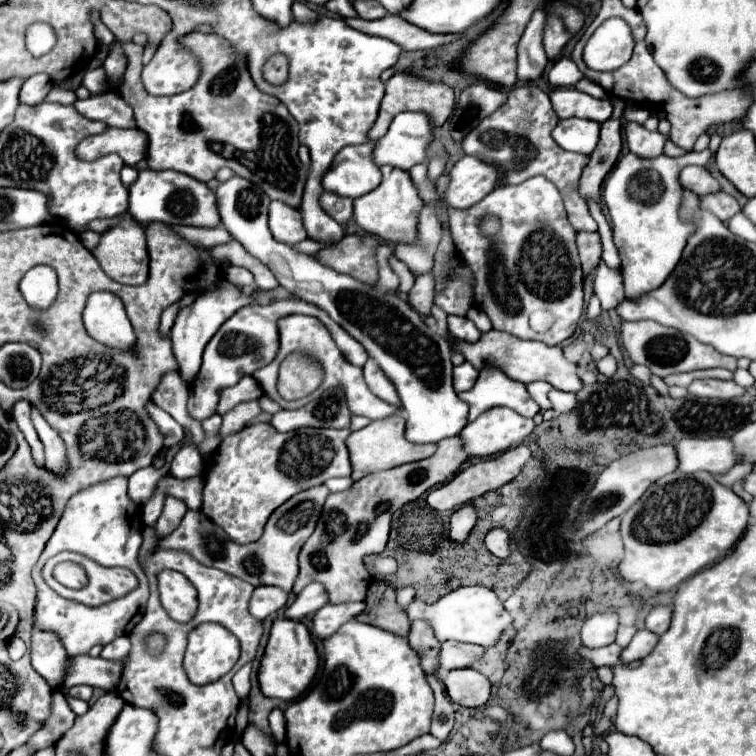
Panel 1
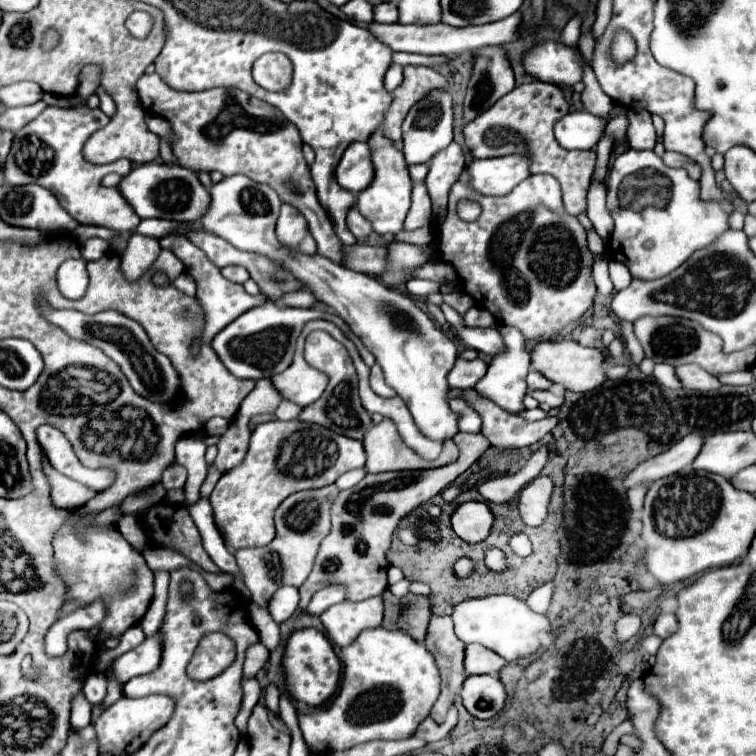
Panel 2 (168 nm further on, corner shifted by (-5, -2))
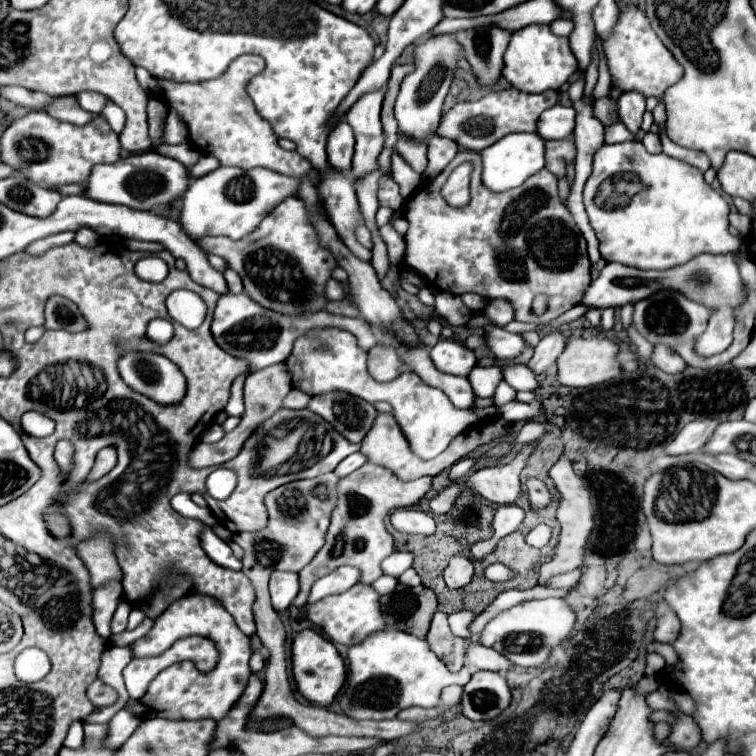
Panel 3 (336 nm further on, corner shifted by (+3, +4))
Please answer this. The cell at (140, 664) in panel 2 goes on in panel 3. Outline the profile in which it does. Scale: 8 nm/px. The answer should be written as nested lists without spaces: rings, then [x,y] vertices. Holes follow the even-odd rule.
[[[184,596],[176,602],[172,602],[160,616],[154,620],[154,628],[132,644],[134,656],[152,656],[156,652],[162,652],[170,648],[176,640],[186,636],[204,636],[210,638],[216,644],[218,650],[218,662],[212,672],[198,672],[193,662],[184,661],[166,668],[162,676],[156,676],[150,684],[150,690],[140,700],[130,700],[126,708],[136,712],[140,718],[154,718],[152,714],[166,714],[166,720],[202,720],[212,718],[220,720],[228,714],[232,704],[240,698],[240,694],[246,688],[250,666],[248,658],[252,654],[250,650],[250,638],[236,628],[234,618],[210,596]]]

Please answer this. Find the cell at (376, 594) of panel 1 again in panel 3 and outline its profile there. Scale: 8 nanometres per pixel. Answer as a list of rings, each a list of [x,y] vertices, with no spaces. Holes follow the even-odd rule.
[[[398,584],[396,590],[380,598],[384,620],[390,628],[426,638],[432,616],[438,608],[436,594],[426,586],[404,586]]]

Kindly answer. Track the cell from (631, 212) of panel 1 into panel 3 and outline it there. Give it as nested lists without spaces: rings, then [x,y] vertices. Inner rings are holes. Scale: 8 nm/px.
[[[642,142],[600,146],[593,157],[592,172],[584,186],[583,198],[606,262],[618,262],[642,270],[666,270],[686,264],[702,252],[726,254],[738,252],[742,246],[742,238],[732,236],[728,230],[726,216],[730,208],[726,208],[724,196],[706,186],[703,173],[662,152],[646,152]],[[616,174],[626,174],[624,192],[618,192],[614,200],[600,198],[598,204],[596,194],[600,184]]]

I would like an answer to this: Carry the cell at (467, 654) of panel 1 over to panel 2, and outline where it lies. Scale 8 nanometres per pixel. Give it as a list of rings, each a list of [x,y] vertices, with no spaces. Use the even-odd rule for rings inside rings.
[[[466,644],[464,650],[464,670],[466,674],[492,674],[496,676],[500,668],[506,664],[502,656],[496,652],[480,646],[480,644]]]

